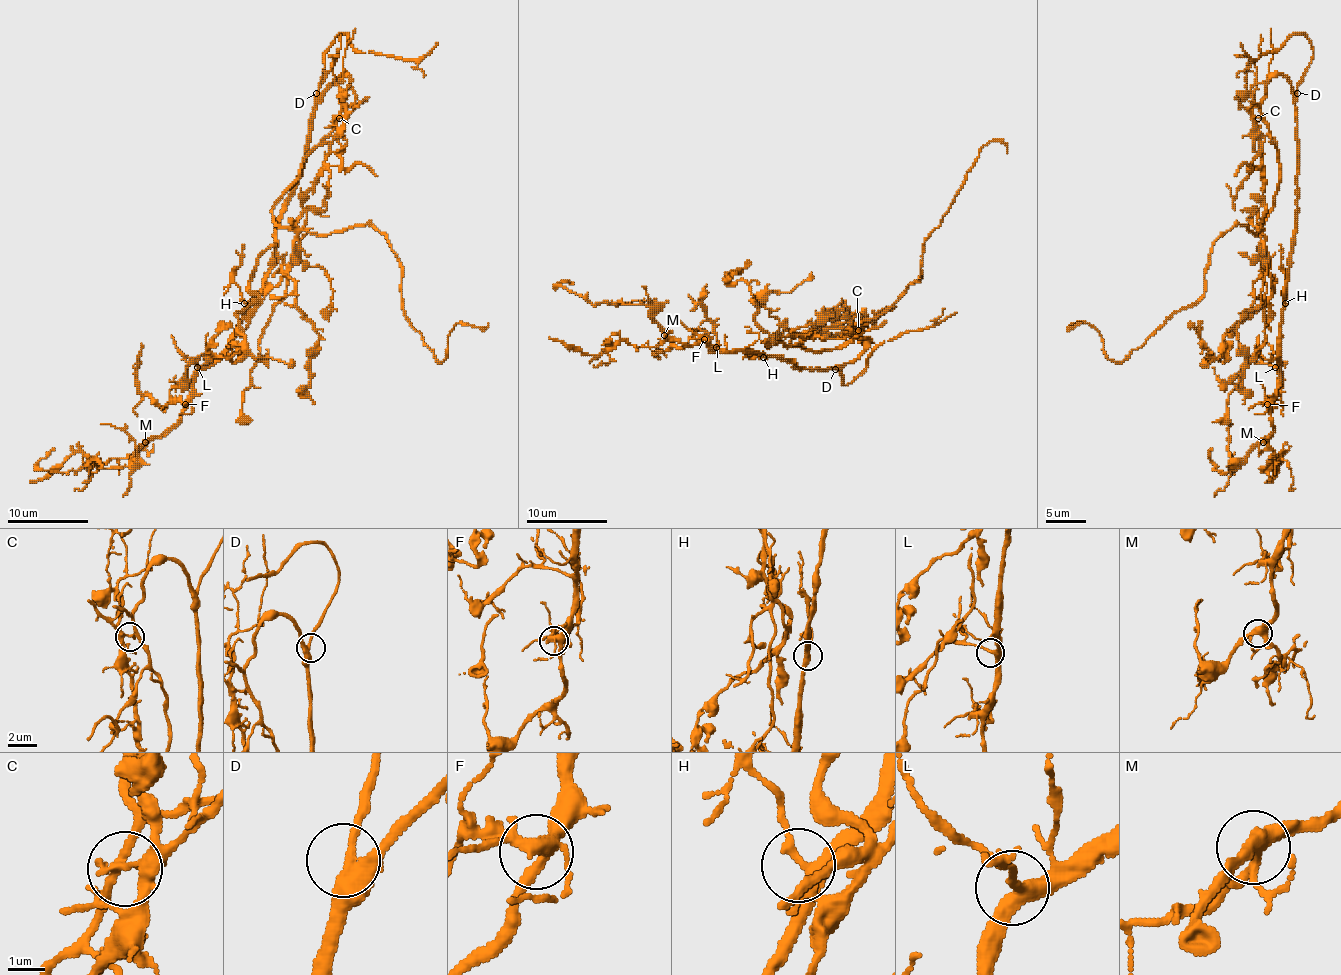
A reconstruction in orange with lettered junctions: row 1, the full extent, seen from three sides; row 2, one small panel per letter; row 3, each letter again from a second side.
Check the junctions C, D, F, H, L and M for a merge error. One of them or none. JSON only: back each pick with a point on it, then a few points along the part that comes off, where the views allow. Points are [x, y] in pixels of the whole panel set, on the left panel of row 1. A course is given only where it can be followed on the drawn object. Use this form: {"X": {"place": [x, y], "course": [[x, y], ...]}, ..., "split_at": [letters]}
{"C": {"place": [339, 118], "course": [[339, 117], [296, 224], [379, 230], [399, 263], [403, 315], [440, 361], [460, 321], [488, 323]]}, "split_at": ["C"]}

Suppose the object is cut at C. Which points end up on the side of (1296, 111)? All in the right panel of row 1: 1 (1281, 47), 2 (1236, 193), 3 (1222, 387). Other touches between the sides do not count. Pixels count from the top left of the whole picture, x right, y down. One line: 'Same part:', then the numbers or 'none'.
Same part: 1, 3

